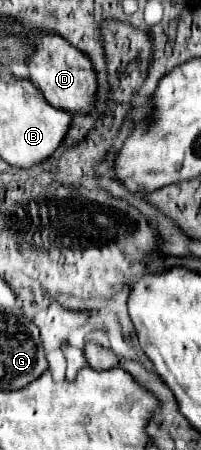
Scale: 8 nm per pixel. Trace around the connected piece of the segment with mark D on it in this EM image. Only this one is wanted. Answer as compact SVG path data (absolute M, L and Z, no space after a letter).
M61 36L33 38L37 50L29 58L29 80L41 88L47 102L67 110L69 114L89 116L97 102L97 72L91 58L85 58L81 50L73 50Z

